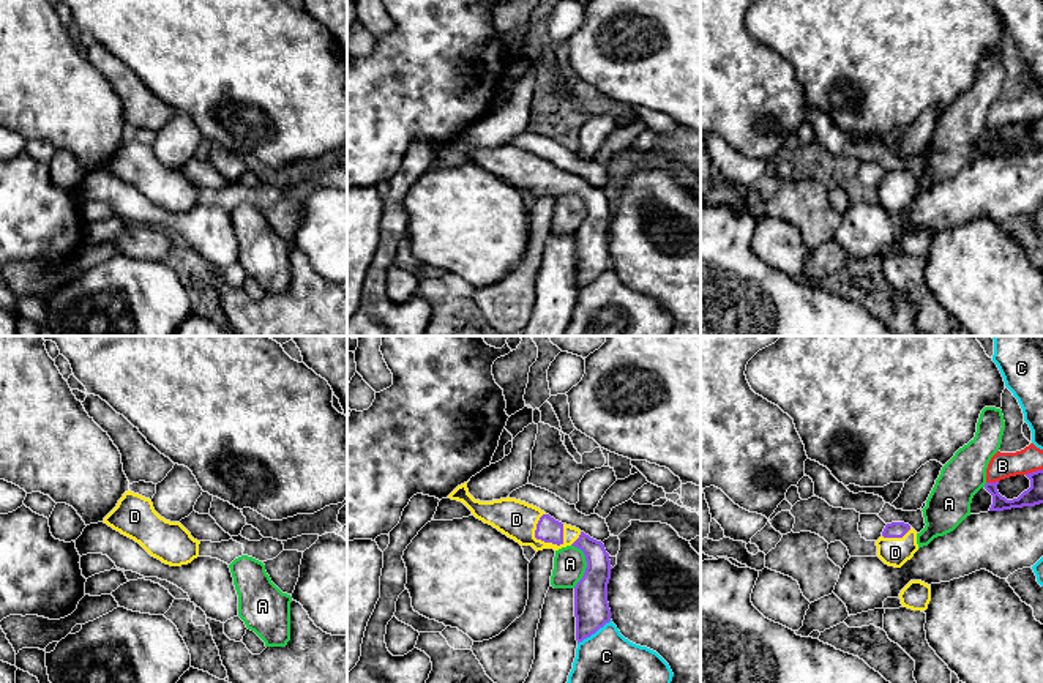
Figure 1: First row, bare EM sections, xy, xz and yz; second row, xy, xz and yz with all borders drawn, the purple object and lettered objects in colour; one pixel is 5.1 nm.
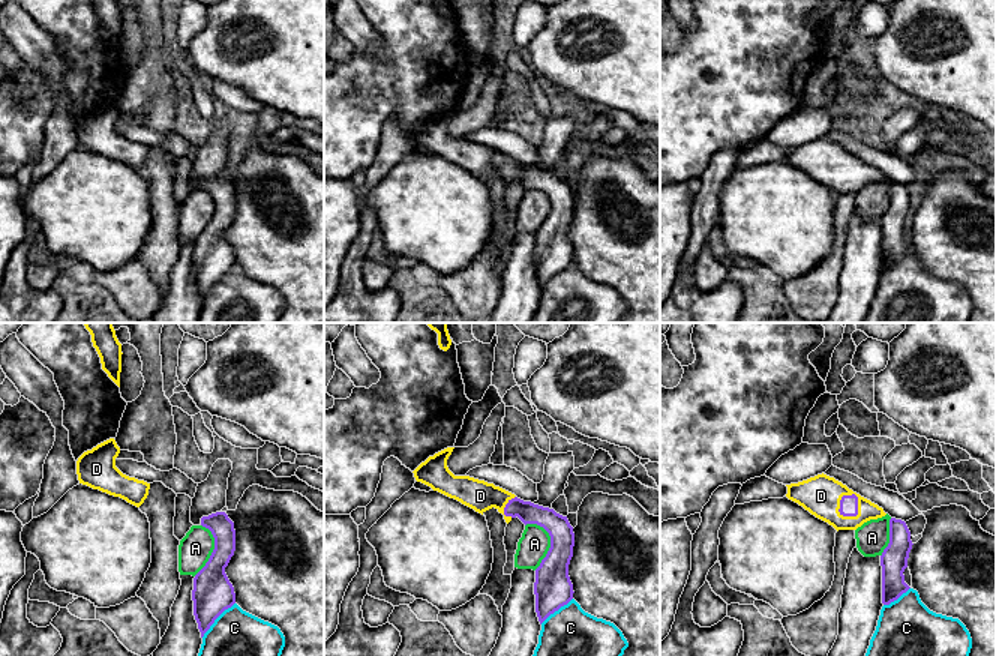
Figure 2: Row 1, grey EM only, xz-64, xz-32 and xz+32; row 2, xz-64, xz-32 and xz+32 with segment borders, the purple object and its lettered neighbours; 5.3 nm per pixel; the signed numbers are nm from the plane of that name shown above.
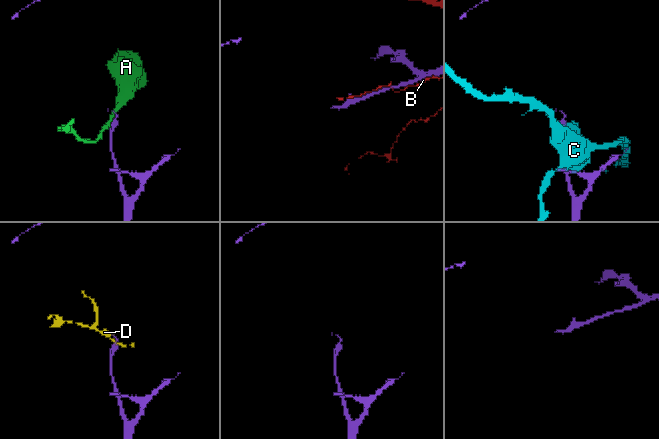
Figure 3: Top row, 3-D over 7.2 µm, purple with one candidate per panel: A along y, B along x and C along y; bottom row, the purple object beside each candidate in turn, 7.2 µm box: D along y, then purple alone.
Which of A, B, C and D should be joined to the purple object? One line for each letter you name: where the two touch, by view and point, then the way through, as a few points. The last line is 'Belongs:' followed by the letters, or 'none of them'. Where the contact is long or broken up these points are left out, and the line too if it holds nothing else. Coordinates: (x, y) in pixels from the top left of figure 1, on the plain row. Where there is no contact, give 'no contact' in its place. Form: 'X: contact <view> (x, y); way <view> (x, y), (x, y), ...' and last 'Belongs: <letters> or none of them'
D: contact xz (537, 185); way xz (549, 177), (537, 185), (516, 166)
Belongs: D

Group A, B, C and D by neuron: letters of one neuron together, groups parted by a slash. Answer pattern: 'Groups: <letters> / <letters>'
Groups: A / B / C / D

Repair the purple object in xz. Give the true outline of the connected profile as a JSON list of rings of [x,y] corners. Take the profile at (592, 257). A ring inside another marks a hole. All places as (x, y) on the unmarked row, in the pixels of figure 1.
[[[467,129],[458,132],[448,145],[462,148],[477,166],[492,172],[521,192],[532,192],[536,199],[543,196],[559,197],[566,192],[581,196],[587,215],[574,233],[578,290],[611,268],[607,230],[612,213],[601,188],[516,145],[475,147],[469,140]]]

